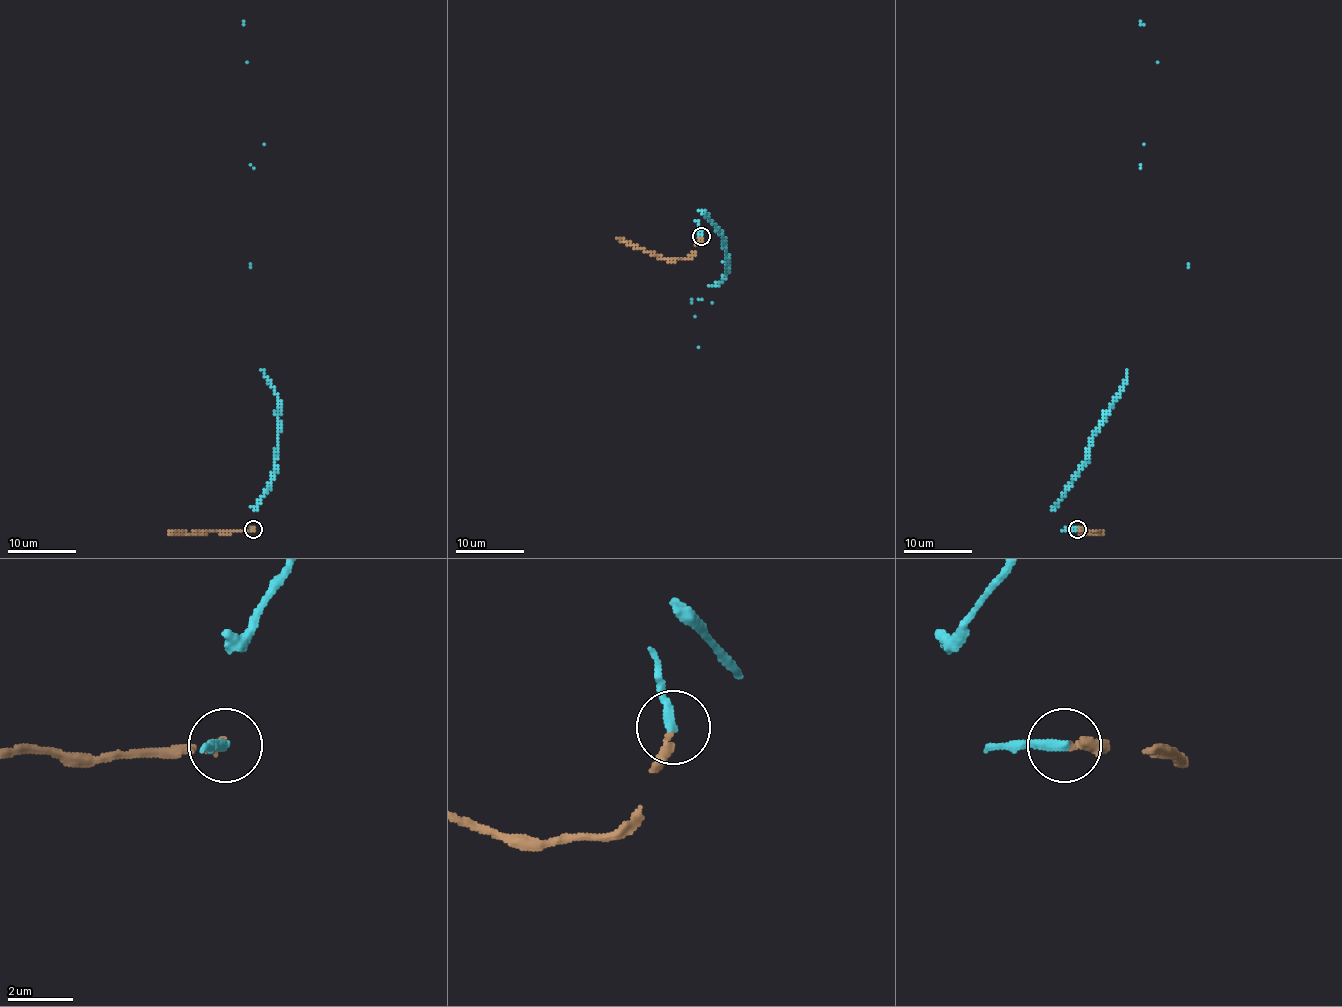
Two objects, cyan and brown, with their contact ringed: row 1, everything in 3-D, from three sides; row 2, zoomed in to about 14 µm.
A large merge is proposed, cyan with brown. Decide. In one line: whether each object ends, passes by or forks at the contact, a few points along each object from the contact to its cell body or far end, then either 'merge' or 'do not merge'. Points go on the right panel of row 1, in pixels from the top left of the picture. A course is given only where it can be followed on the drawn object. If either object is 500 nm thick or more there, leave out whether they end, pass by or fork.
cyan ends; brown ends; course cyan (1076, 530), (1061, 530), (1052, 509), (1087, 460), (1088, 439), (1189, 267), (1143, 143), (1141, 22); course brown (1078, 530), (1100, 532), (1078, 532); merge

